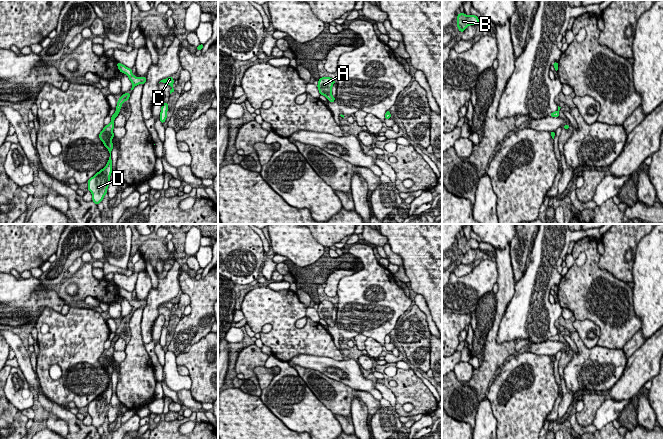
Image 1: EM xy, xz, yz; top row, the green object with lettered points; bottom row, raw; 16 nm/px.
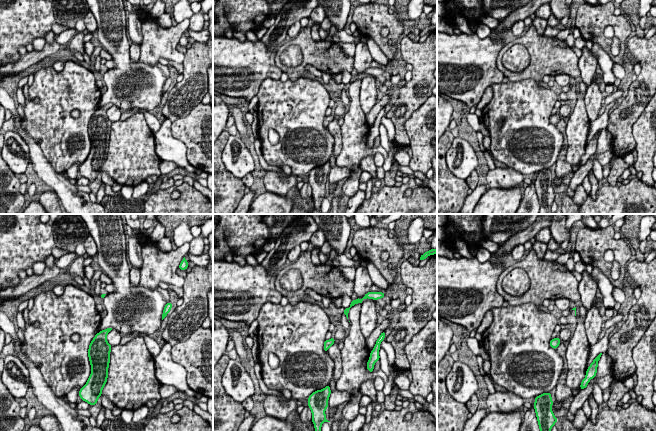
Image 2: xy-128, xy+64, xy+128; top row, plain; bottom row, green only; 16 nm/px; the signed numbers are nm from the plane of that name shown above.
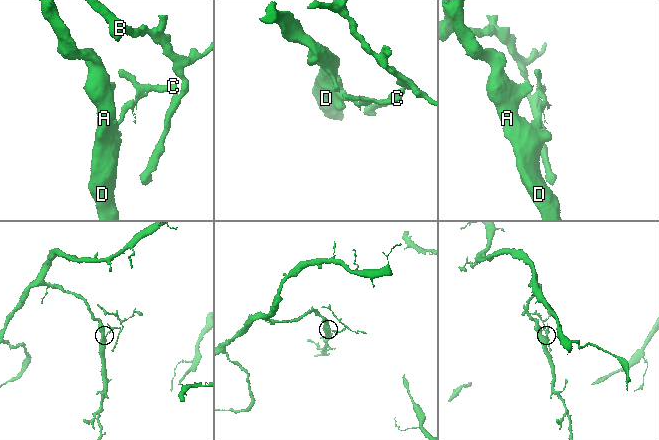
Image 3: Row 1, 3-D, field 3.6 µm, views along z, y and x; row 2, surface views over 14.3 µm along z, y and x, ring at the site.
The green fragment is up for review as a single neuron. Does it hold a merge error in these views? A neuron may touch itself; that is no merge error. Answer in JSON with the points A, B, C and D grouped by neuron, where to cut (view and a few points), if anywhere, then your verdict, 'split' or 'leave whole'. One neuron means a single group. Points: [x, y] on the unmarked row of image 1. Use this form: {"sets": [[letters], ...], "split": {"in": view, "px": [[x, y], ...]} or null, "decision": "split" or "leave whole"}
{"sets": [["A", "D"], ["B", "C"]], "split": {"in": "xy", "px": [[116, 334], [119, 335]]}, "decision": "split"}

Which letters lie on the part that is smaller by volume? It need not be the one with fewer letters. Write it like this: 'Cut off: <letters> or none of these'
Cut off: B, C

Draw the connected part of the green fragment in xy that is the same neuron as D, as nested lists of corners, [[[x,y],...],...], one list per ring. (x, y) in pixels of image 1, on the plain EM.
[[[115,335],[111,341],[111,346],[108,349],[105,349],[103,354],[99,357],[99,362],[103,366],[104,370],[108,373],[110,381],[106,390],[91,401],[87,406],[87,413],[91,416],[92,425],[96,429],[102,426],[110,408],[110,400],[112,397],[111,375],[114,371],[112,367],[112,363],[114,362],[113,353],[115,351],[114,344],[119,337],[120,335]]]

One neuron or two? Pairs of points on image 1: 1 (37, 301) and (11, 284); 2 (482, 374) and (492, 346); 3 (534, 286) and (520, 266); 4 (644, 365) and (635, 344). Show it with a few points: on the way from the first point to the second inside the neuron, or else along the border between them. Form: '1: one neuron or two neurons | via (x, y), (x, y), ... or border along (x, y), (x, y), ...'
1: one neuron | via (31, 297), (24, 297), (17, 290)
2: one neuron | via (488, 367), (492, 361), (492, 353)
3: two neurons | border along (526, 268), (523, 275), (516, 282)
4: two neurons | border along (646, 339), (628, 358)

